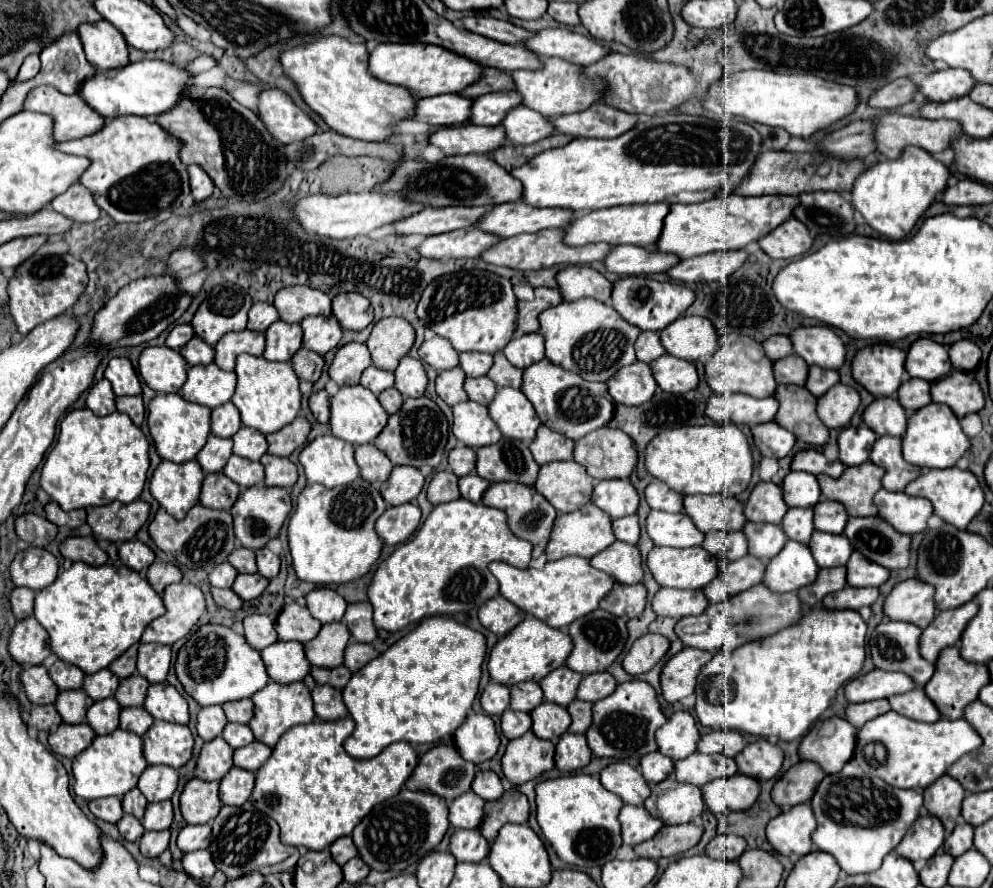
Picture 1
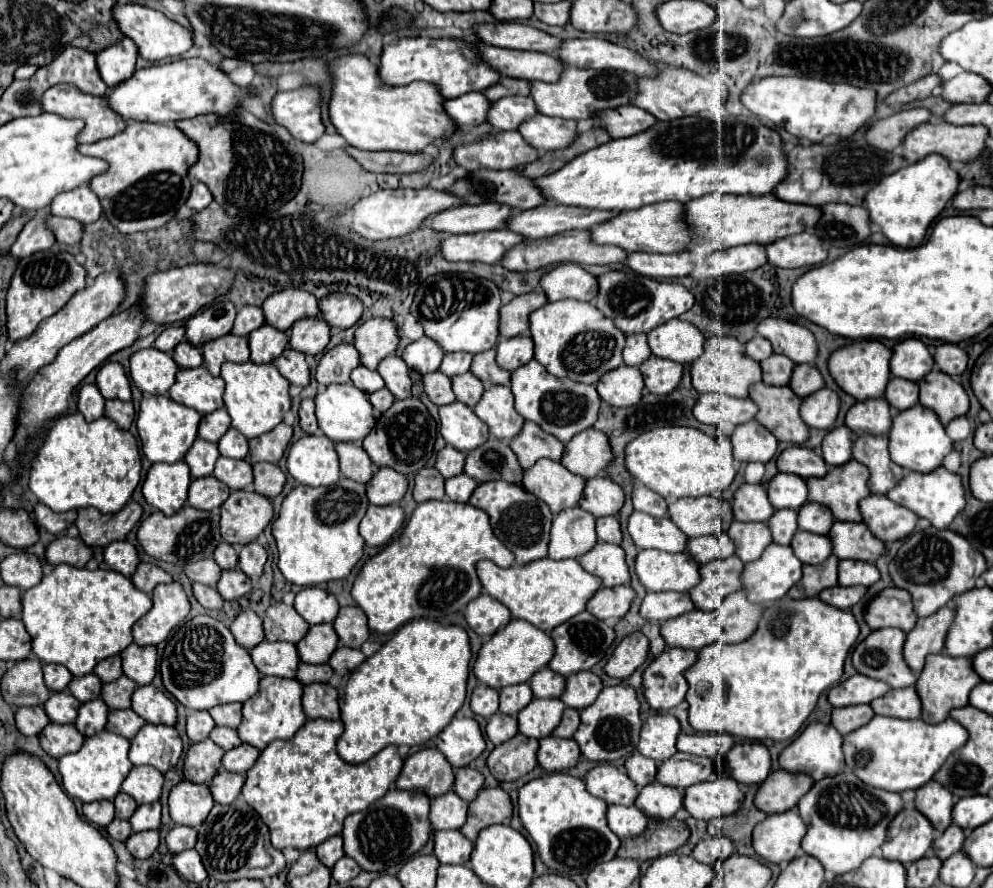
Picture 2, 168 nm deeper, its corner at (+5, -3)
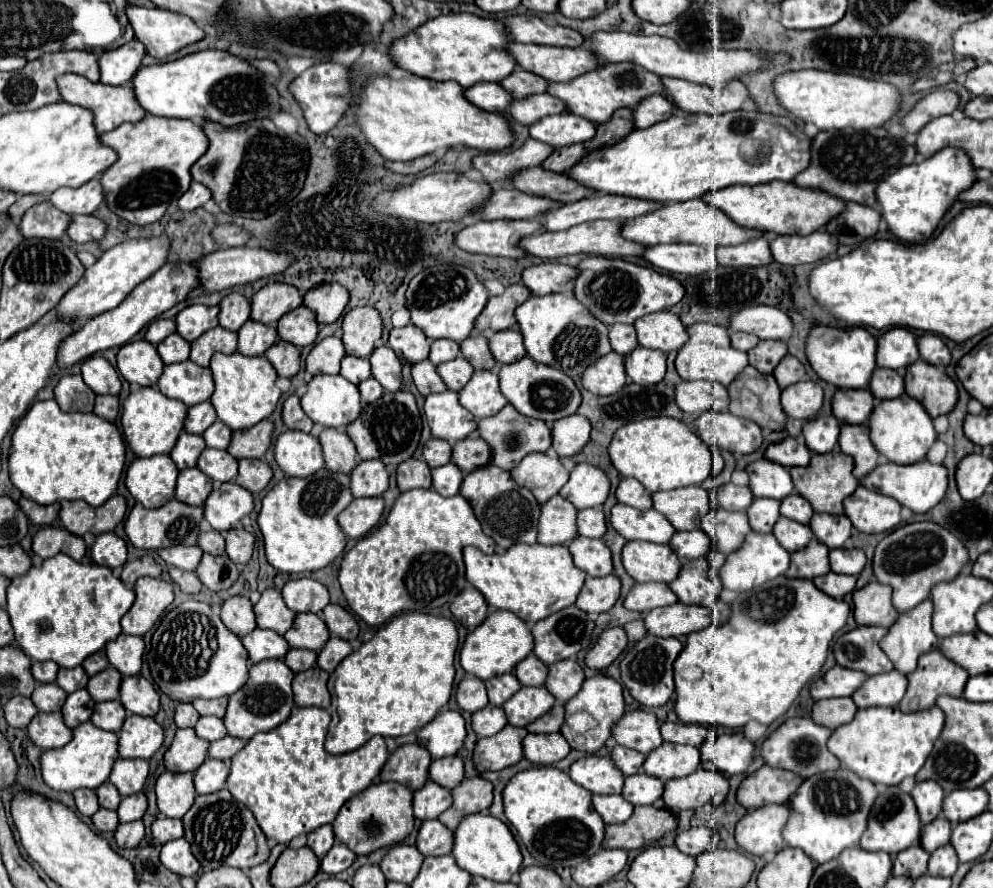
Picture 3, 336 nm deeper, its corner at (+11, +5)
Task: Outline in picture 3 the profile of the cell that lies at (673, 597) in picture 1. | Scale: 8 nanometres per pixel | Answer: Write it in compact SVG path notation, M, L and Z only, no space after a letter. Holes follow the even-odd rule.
M635 583L631 593L625 599L625 607L631 611L647 613L655 607L663 605L673 605L679 599L669 591L669 585L665 583Z

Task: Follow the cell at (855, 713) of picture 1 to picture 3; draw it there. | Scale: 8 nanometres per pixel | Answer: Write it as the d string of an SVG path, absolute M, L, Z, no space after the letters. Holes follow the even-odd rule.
M843 697L843 699L823 699L823 701L817 701L813 705L811 719L815 723L821 723L821 725L829 727L833 731L839 725L849 723L855 717L855 713L857 713L857 705L853 703L851 697Z

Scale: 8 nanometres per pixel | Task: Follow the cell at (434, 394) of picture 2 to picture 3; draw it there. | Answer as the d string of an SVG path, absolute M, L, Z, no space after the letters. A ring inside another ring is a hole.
M429 361L415 363L411 367L411 375L413 375L413 381L415 381L419 393L425 395L425 397L431 395L431 393L441 393L441 391L447 389L443 379L437 373L437 367L433 363L429 363Z

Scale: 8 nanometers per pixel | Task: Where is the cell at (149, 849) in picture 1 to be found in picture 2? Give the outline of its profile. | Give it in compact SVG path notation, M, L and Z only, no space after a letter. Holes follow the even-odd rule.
M141 831L141 833L131 833L129 839L125 841L127 851L135 859L147 859L153 855L153 851L159 845L159 835L157 831Z

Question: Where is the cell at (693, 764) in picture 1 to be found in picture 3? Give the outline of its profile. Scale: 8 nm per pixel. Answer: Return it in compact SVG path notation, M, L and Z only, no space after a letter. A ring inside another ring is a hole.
M663 743L647 755L643 771L647 775L669 781L677 777L687 777L689 773L697 771L699 765L701 765L701 751L697 747Z

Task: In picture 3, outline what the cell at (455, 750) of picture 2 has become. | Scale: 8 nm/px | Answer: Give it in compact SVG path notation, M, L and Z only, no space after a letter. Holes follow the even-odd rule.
M459 711L439 713L417 733L417 743L425 747L433 759L455 755L467 737L465 719Z

